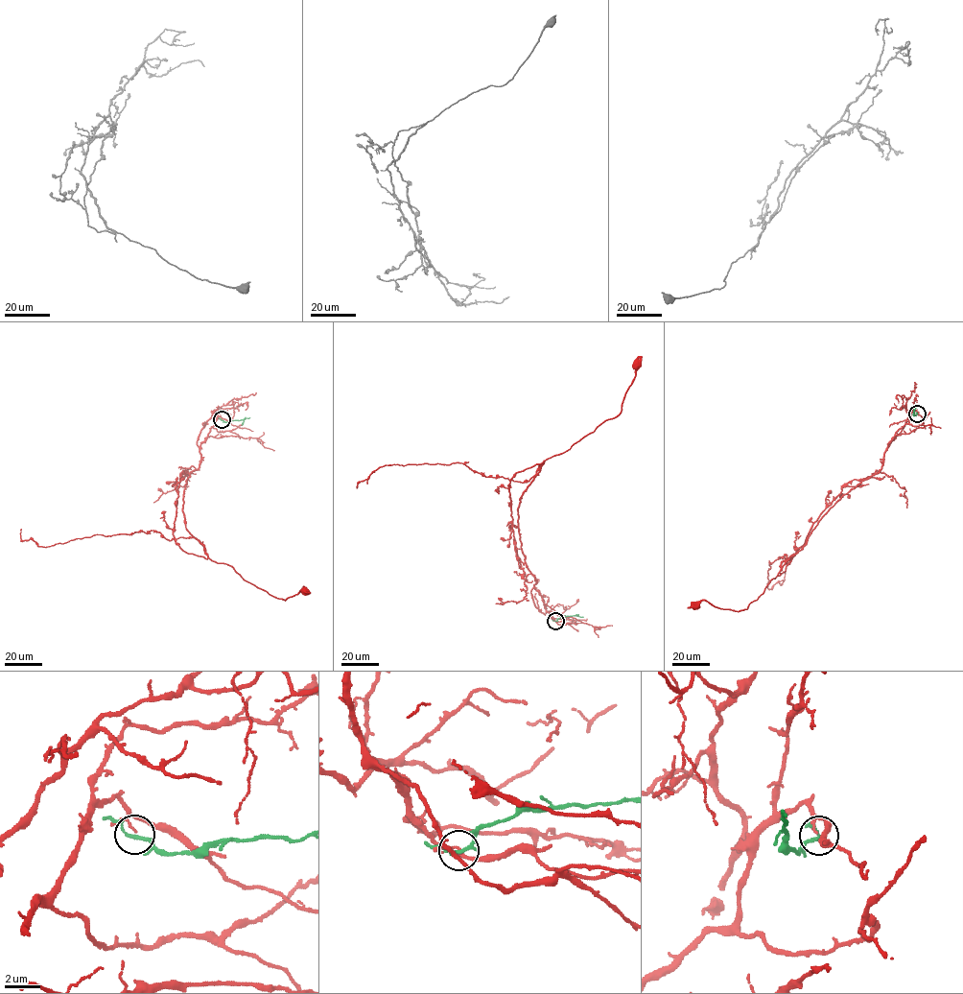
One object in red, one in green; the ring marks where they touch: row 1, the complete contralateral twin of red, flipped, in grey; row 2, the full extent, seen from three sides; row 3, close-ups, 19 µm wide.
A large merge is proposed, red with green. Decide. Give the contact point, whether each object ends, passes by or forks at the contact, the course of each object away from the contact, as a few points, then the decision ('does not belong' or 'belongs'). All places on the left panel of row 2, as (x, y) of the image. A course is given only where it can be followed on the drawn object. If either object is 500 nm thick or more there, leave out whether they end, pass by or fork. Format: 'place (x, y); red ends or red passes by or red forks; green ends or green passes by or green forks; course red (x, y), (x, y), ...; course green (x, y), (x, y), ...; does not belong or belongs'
place (222, 419); red passes by; green passes by; course red (222, 419), (210, 428), (199, 465), (186, 480), (186, 530), (210, 559), (270, 594), (285, 600), (304, 591); course green (222, 419), (249, 417); does not belong

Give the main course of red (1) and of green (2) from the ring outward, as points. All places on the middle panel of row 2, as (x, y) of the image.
1: (555, 621), (535, 588), (522, 550), (520, 498), (547, 459), (617, 416), (636, 365)
2: (555, 621), (568, 616), (583, 617)

